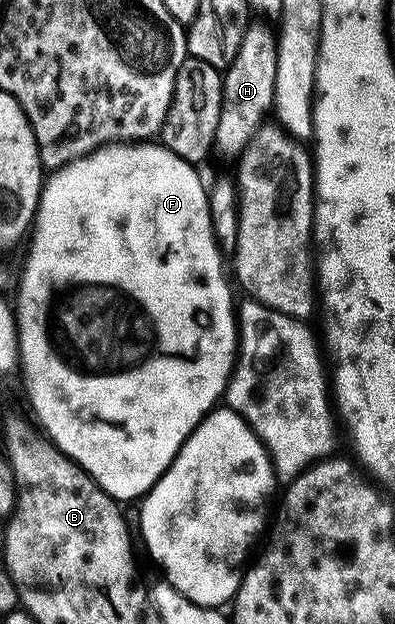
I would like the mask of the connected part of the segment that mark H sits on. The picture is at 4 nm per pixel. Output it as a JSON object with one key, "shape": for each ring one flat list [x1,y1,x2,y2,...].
{"shape":[[259,19,263,21,250,20,246,27,245,35,242,36,241,45,238,48,237,55,234,57,233,63,224,72,222,85,222,101,221,114,217,123,217,132,214,136,214,147,212,154,219,157,238,158,244,149,246,149,248,142,251,141,252,135,256,133,259,127,264,122,263,115,269,110,272,110,275,99,276,87,276,71,277,71,277,45,278,34,276,28,265,22,268,20]]}

